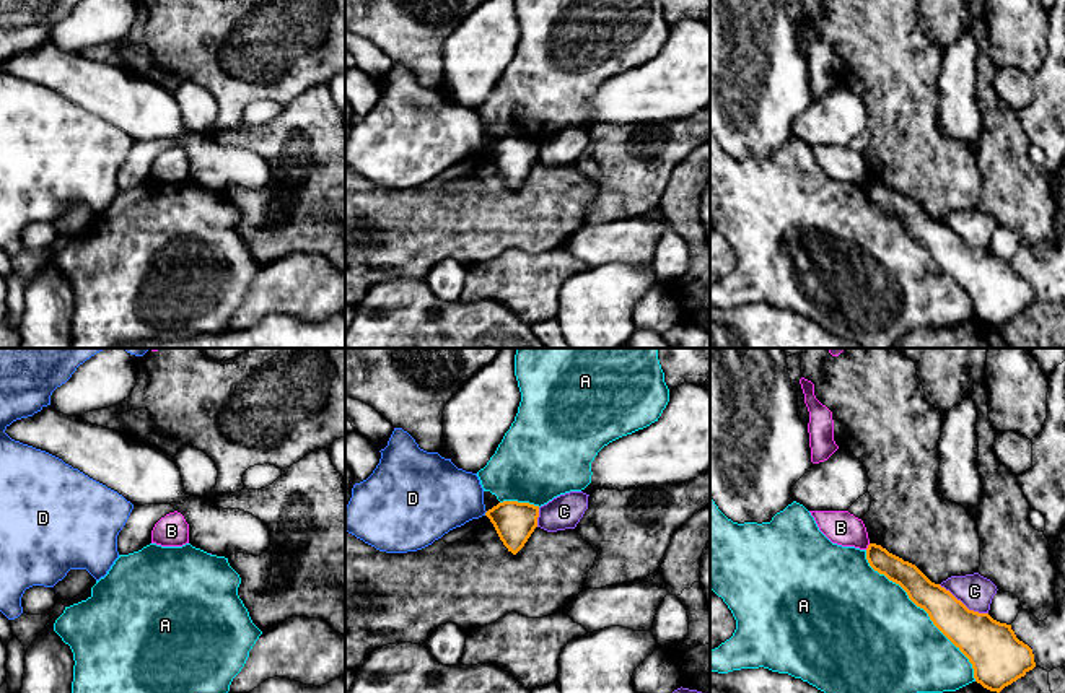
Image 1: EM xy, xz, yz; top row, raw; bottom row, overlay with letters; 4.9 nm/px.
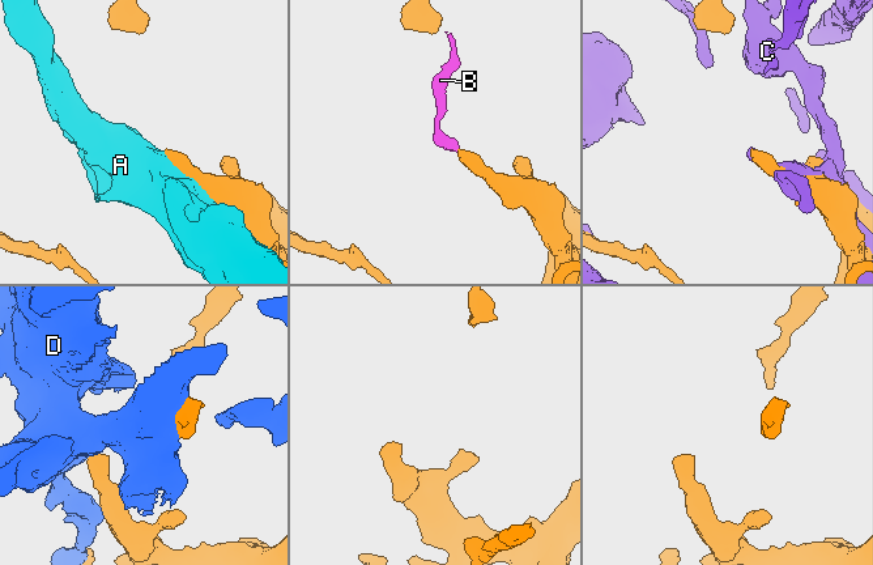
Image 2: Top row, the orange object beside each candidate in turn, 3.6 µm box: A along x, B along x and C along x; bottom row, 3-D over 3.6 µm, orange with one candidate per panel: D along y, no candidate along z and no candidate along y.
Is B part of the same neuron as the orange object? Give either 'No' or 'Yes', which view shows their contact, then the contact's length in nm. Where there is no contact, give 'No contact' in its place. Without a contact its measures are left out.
No. Touches orange in yz. Shared border 40 nm

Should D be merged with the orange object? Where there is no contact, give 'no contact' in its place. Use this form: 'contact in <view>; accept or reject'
contact in xz; reject

